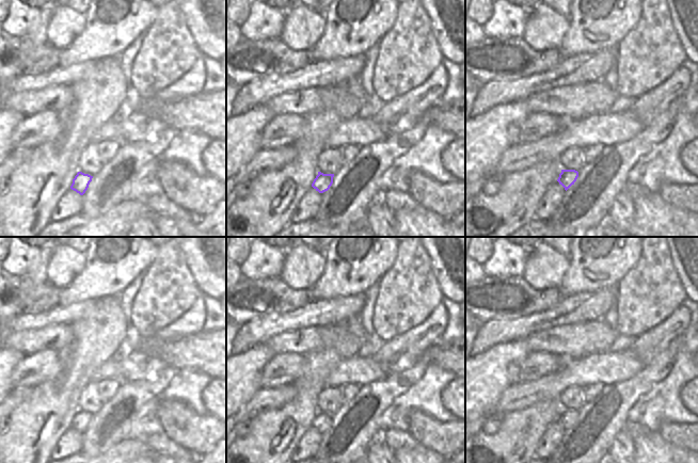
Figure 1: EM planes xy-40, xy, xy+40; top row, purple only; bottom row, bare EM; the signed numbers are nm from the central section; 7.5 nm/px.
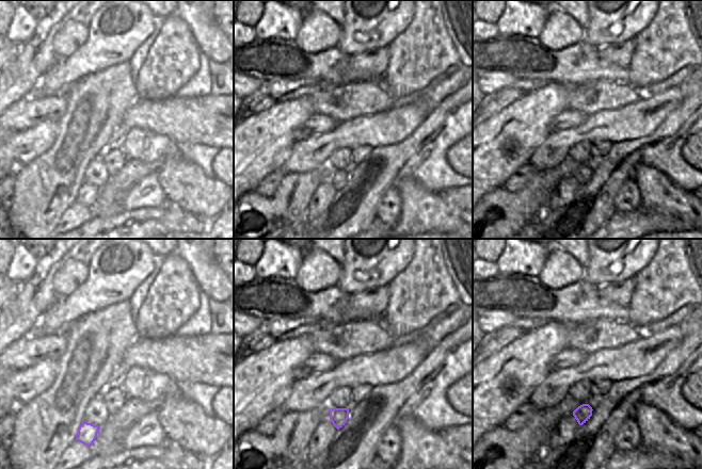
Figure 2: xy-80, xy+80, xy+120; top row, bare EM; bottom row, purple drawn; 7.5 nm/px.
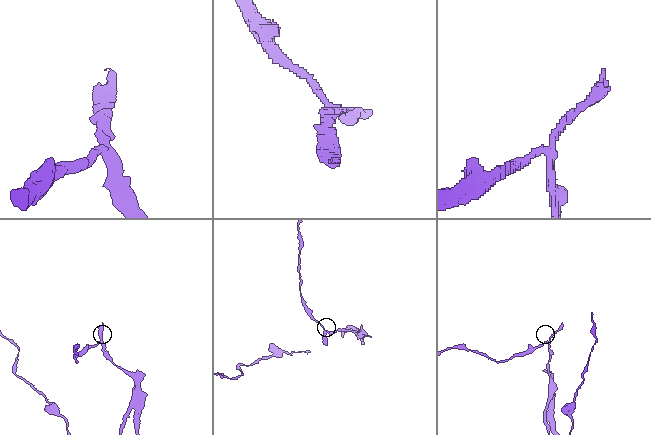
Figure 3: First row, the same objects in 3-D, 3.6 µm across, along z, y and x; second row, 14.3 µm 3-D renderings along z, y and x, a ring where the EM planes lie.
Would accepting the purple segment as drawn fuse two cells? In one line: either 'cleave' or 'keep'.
cleave

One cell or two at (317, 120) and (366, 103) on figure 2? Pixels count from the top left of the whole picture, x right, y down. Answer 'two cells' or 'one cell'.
two cells

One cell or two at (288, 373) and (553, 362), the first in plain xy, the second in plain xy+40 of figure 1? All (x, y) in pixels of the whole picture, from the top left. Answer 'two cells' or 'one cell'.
one cell

